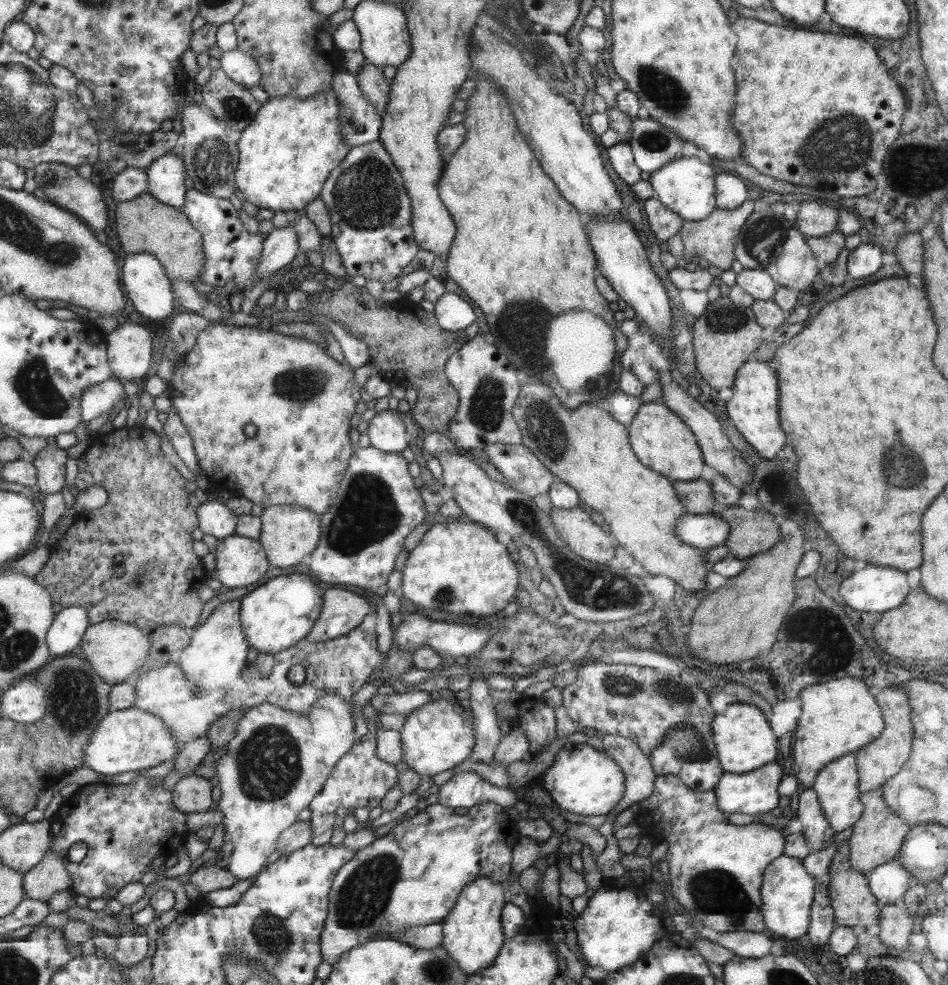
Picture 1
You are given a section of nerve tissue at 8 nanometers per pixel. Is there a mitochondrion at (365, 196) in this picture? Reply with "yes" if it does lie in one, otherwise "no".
yes

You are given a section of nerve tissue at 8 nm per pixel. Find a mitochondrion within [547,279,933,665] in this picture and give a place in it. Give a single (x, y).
(911, 476)

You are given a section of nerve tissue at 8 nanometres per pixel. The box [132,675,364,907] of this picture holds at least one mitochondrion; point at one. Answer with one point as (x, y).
(268, 762)

